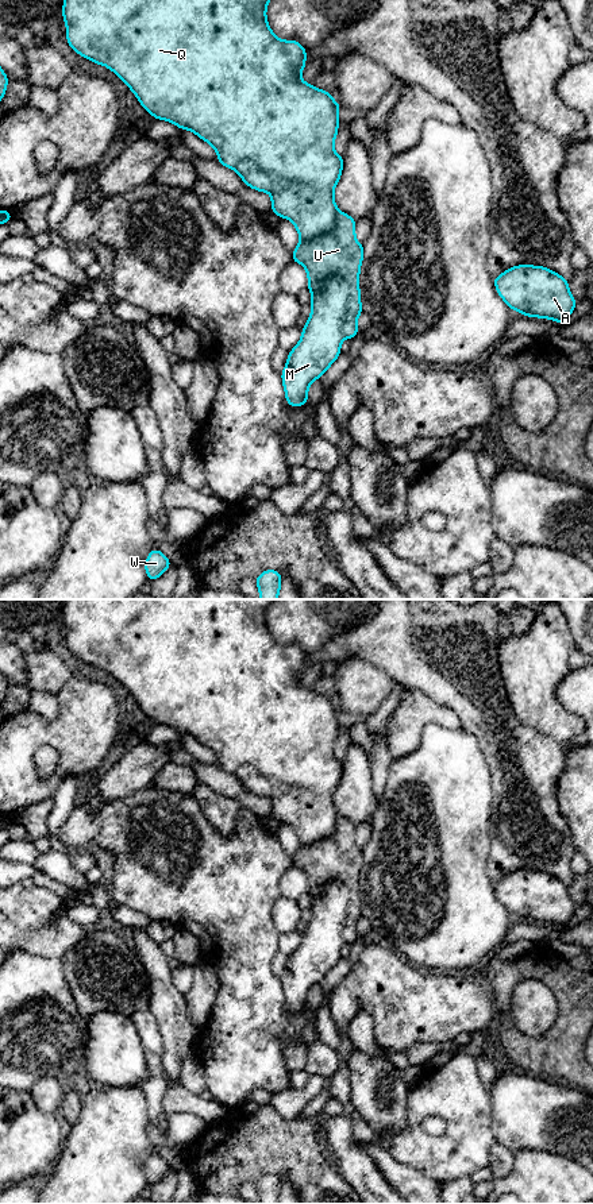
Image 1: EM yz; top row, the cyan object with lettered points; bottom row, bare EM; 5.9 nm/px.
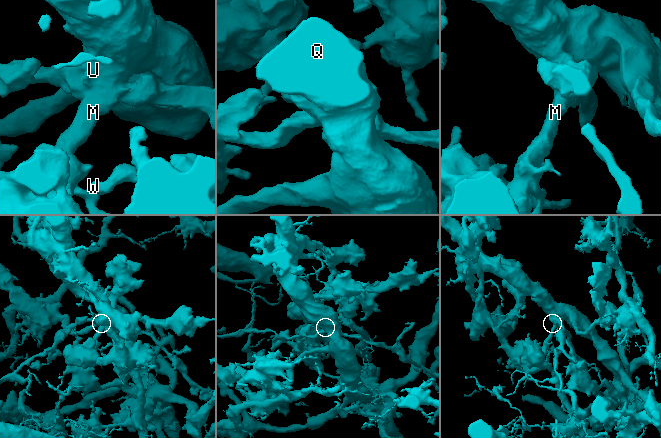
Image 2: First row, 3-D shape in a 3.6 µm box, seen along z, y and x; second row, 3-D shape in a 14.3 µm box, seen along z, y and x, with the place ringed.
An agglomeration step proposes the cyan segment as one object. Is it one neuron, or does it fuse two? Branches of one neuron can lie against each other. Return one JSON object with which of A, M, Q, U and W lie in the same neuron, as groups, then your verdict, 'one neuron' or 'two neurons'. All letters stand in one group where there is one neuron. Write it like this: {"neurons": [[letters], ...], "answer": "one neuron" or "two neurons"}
{"neurons": [["A", "M", "Q", "W"], ["U"]], "answer": "two neurons"}

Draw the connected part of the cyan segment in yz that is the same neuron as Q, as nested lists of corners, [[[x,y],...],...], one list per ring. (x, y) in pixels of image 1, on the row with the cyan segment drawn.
[[[63,0],[62,16],[66,23],[66,39],[72,50],[86,59],[104,65],[118,74],[139,99],[140,105],[154,119],[167,120],[181,130],[193,131],[199,138],[209,143],[217,153],[217,162],[235,170],[244,185],[267,192],[272,196],[272,211],[278,217],[290,220],[300,240],[313,240],[327,234],[335,224],[338,207],[334,201],[334,189],[339,182],[343,169],[343,157],[334,150],[338,134],[340,103],[332,100],[332,93],[305,84],[301,72],[307,50],[297,40],[278,39],[266,20],[266,7],[270,0]]]

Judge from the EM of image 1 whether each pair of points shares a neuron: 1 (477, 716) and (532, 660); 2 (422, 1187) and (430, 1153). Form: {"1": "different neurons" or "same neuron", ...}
{"1": "different neurons", "2": "different neurons"}

